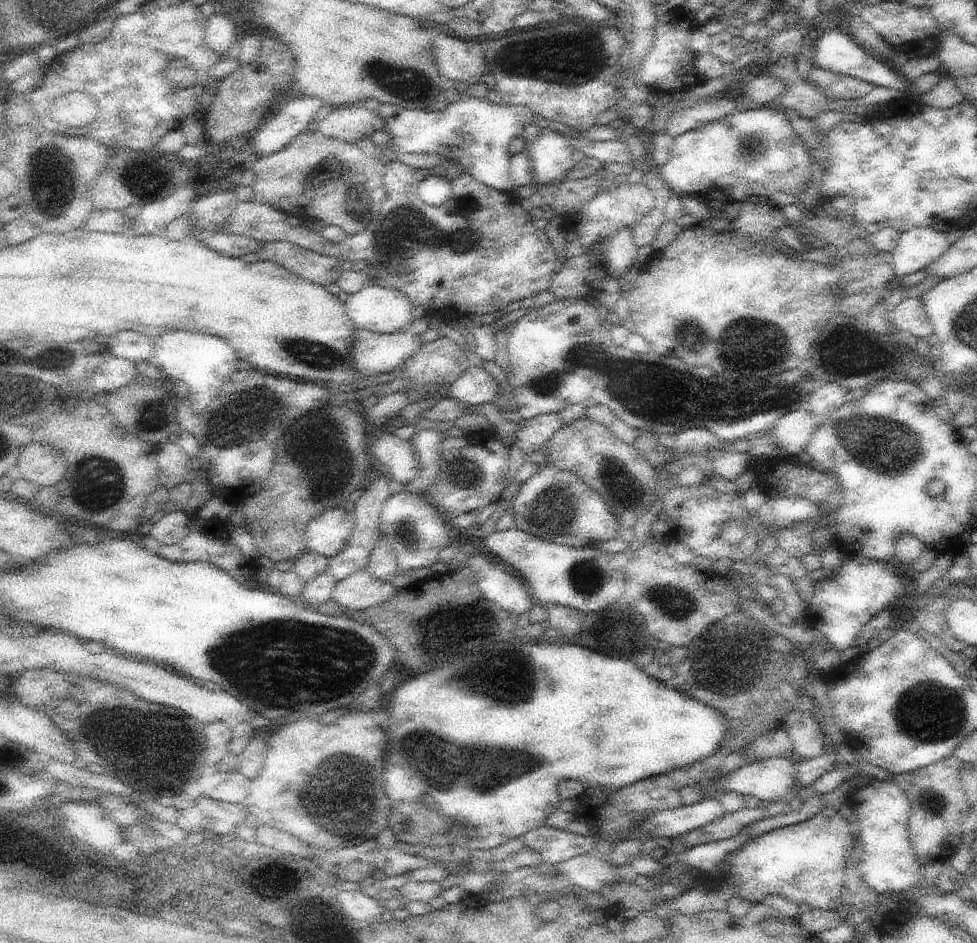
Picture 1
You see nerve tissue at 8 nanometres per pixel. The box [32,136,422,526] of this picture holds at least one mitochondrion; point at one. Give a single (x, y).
(246, 415)

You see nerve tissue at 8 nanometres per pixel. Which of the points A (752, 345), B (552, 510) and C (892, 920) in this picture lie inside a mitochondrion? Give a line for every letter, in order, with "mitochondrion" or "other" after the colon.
A: mitochondrion
B: mitochondrion
C: other

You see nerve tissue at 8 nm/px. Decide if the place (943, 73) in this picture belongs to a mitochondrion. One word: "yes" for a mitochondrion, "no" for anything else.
no

